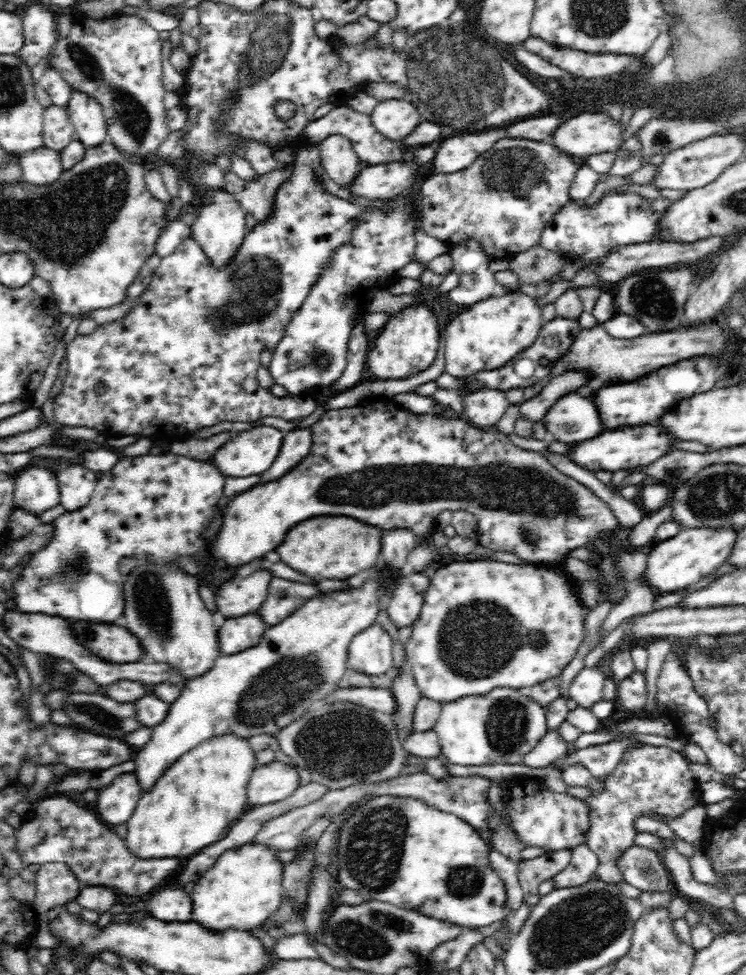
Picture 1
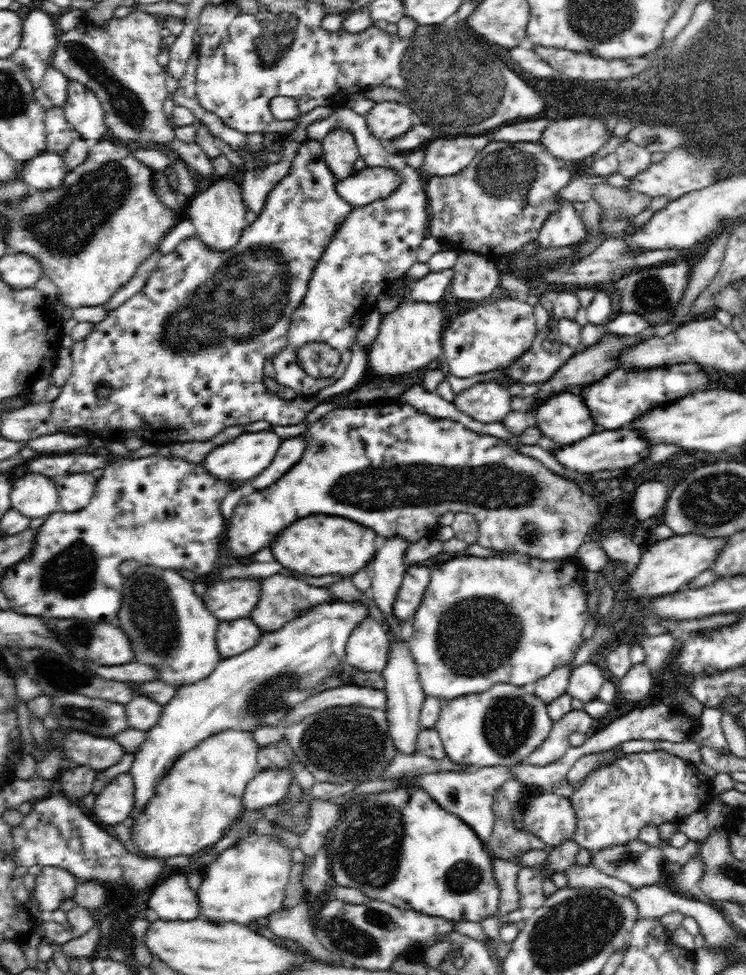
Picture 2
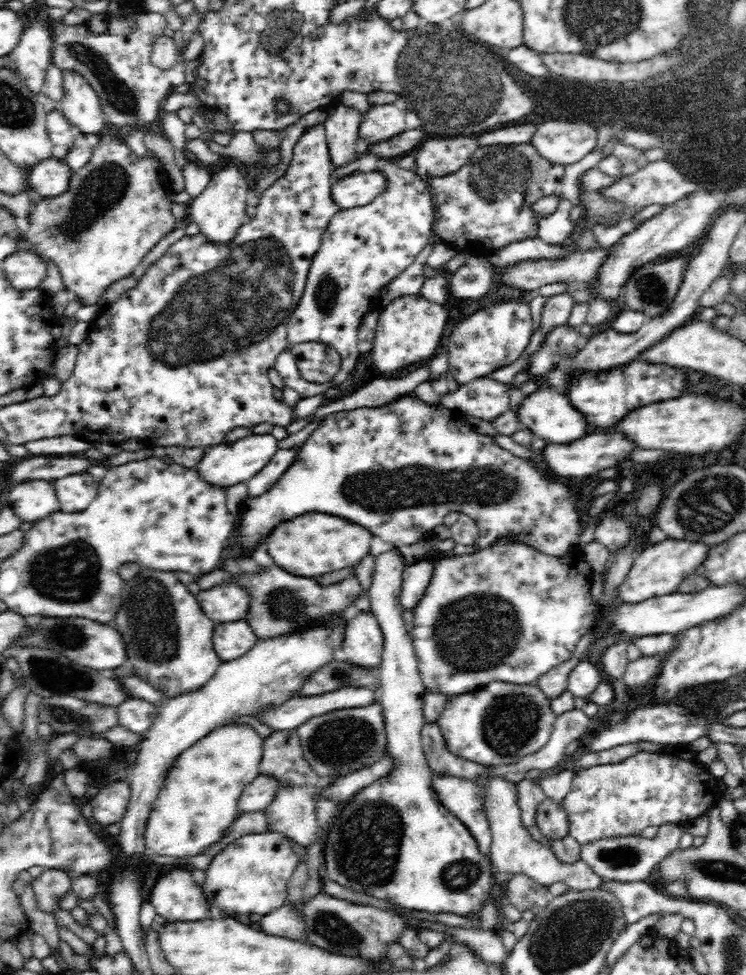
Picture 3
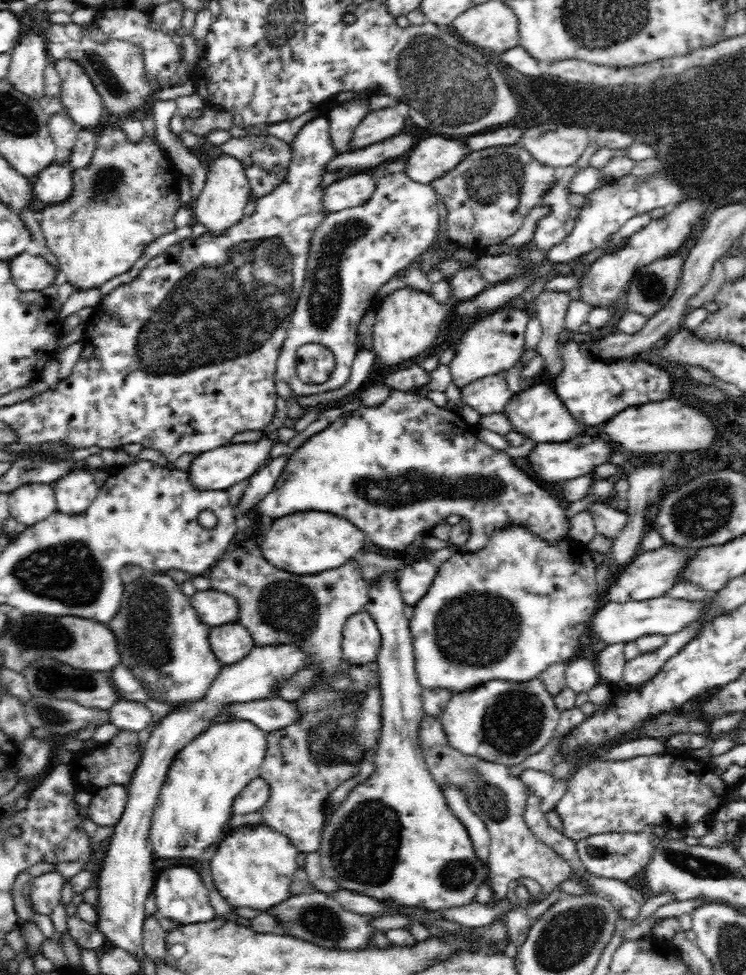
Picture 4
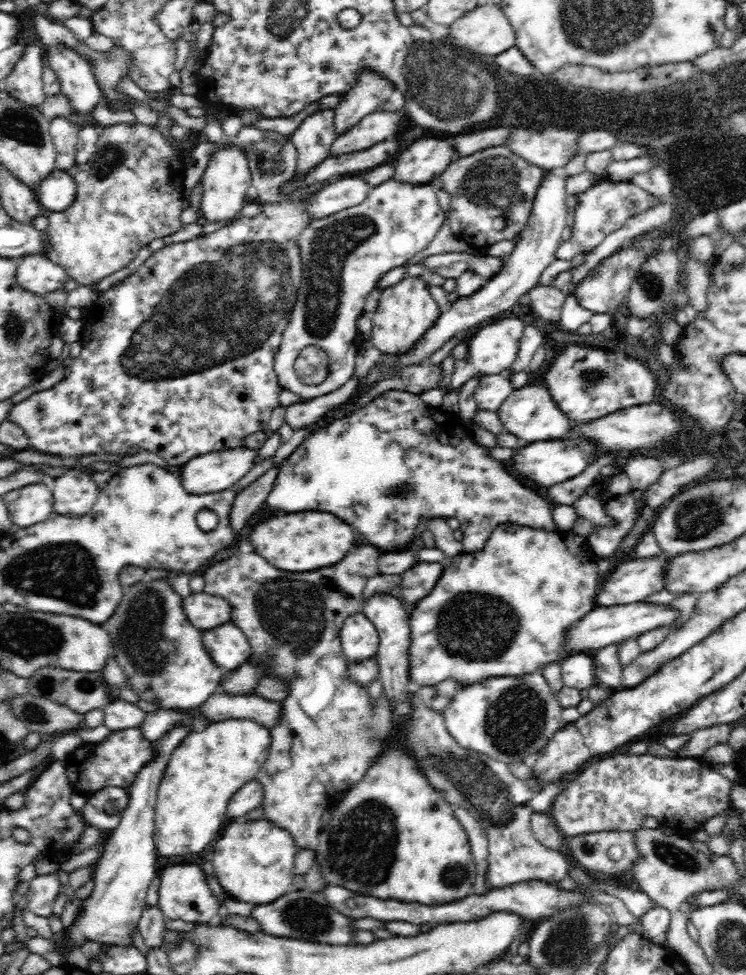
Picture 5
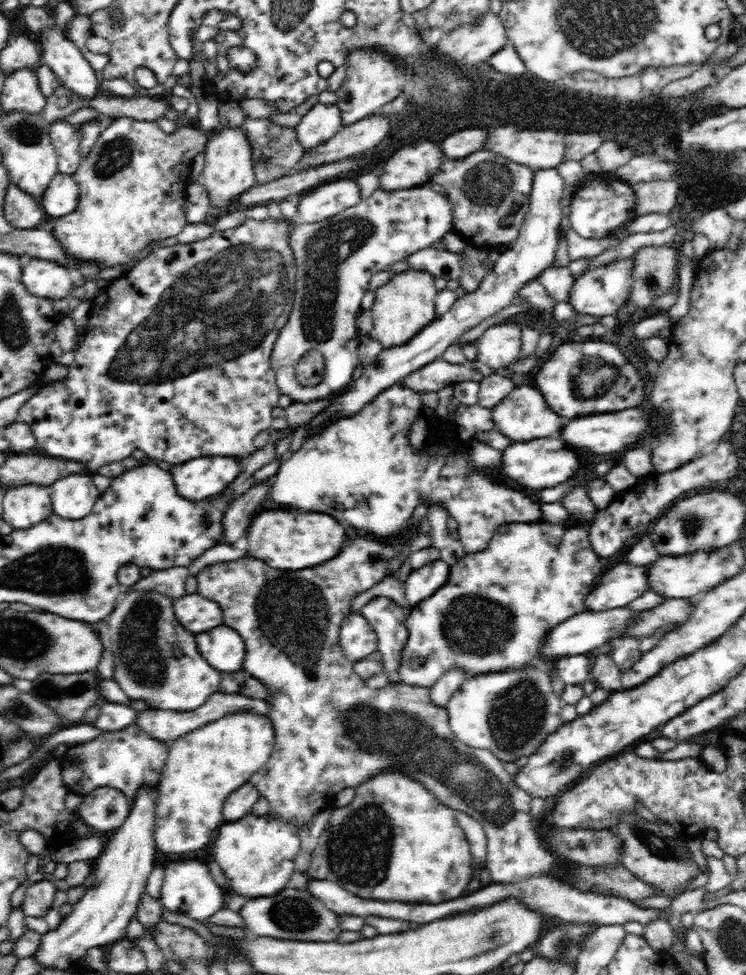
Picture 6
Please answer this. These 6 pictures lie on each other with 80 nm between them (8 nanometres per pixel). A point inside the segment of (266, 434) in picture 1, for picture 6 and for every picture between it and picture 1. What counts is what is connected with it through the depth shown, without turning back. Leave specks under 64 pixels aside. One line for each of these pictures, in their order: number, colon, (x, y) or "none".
2: (245, 457)
3: (226, 464)
4: (218, 469)
5: (217, 471)
6: (201, 478)

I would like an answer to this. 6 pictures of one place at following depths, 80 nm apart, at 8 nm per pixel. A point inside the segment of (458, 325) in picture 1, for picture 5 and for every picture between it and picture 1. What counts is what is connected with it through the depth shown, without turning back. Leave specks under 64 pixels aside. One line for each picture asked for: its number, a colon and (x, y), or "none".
2: (491, 337)
3: (495, 337)
4: (493, 344)
5: (495, 347)

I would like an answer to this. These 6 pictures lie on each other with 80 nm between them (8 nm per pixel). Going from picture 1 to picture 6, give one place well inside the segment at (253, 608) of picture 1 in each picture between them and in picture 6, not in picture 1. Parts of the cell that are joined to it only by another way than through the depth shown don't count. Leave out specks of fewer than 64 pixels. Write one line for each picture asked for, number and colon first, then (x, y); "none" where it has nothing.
2: (229, 600)
3: (223, 603)
4: (213, 608)
5: (203, 610)
6: (196, 614)

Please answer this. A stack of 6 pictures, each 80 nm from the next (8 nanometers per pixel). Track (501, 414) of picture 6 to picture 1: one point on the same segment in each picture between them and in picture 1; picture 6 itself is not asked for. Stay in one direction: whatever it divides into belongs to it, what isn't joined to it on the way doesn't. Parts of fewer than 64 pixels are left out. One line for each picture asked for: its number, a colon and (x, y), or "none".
1: (571, 419)
2: (563, 418)
3: (549, 416)
4: (535, 412)
5: (528, 413)

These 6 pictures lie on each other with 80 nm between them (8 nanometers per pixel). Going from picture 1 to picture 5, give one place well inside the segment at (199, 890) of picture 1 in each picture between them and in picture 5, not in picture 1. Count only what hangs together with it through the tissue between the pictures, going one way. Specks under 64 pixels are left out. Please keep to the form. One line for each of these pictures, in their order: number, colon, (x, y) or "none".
2: (248, 880)
3: (250, 875)
4: (253, 866)
5: (254, 859)

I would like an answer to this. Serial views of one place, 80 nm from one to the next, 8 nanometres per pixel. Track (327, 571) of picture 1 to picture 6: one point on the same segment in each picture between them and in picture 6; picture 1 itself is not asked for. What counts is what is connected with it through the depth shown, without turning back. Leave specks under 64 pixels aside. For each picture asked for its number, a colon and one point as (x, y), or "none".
2: (319, 545)
3: (315, 544)
4: (310, 543)
5: (297, 542)
6: (286, 543)

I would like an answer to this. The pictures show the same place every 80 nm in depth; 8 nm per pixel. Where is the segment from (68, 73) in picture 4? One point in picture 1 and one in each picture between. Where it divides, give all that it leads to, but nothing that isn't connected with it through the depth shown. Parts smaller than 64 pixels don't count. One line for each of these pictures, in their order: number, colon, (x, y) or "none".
1: (86, 115)
2: (83, 110)
3: (81, 105)

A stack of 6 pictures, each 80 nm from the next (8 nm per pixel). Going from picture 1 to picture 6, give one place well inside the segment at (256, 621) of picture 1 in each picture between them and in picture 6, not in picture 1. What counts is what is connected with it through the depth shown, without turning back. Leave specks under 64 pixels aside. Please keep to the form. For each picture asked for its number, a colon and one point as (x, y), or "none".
2: (234, 637)
3: (231, 639)
4: (231, 642)
5: (227, 644)
6: (221, 646)

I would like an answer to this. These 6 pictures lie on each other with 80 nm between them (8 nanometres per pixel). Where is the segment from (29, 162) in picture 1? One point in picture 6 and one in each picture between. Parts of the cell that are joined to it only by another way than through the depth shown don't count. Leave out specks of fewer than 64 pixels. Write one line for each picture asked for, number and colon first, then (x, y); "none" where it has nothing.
2: (45, 172)
3: (51, 177)
4: (54, 184)
5: (57, 193)
6: (61, 198)

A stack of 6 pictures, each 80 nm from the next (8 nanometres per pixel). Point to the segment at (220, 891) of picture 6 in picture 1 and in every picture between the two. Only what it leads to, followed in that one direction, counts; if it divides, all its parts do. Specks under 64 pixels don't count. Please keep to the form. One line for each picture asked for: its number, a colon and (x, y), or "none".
1: (171, 904)
2: (172, 899)
3: (175, 895)
4: (180, 895)
5: (184, 893)

